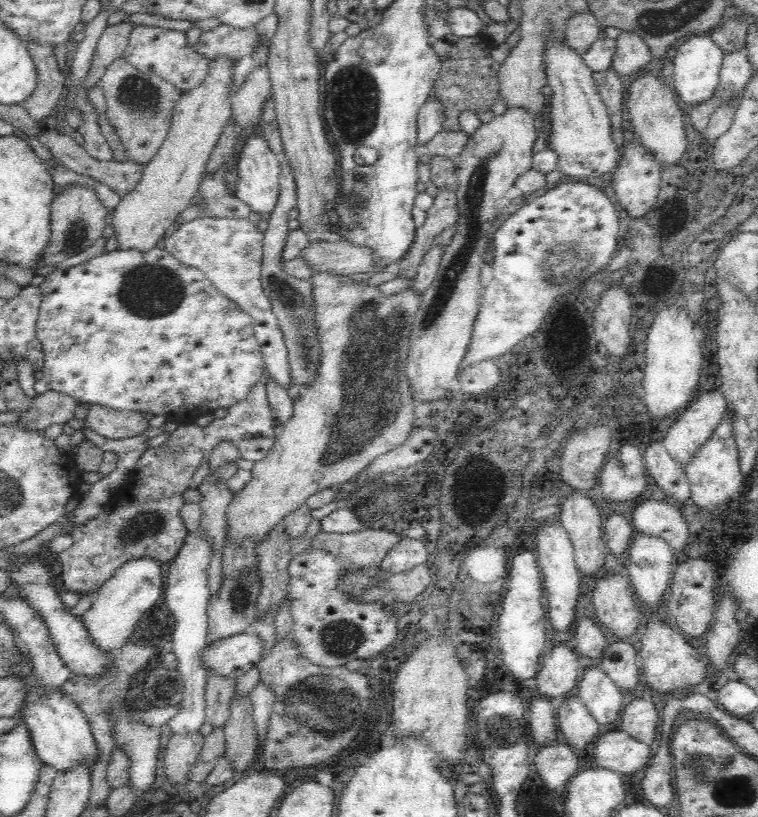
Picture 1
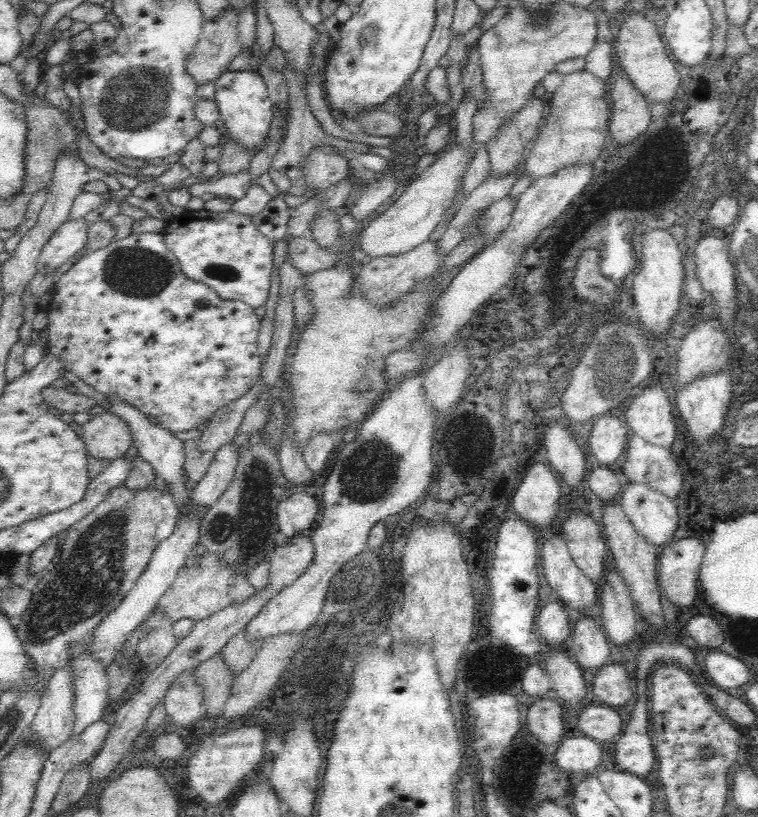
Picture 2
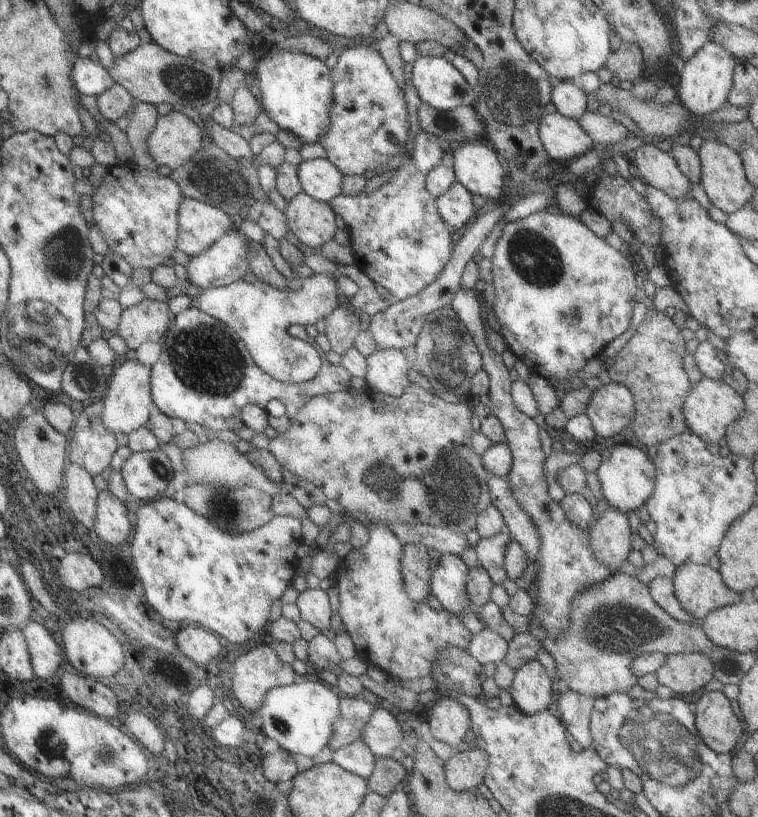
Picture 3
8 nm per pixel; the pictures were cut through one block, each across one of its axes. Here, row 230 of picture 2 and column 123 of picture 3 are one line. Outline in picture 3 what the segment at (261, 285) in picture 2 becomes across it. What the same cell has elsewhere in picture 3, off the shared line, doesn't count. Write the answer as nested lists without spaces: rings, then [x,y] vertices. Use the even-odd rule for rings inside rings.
[[[127,159],[109,166],[108,173],[102,179],[90,196],[91,216],[106,244],[107,254],[123,258],[131,269],[153,270],[161,265],[163,260],[167,260],[175,250],[175,239],[178,235],[176,212],[183,196],[180,186],[171,177],[135,165],[132,160]]]

